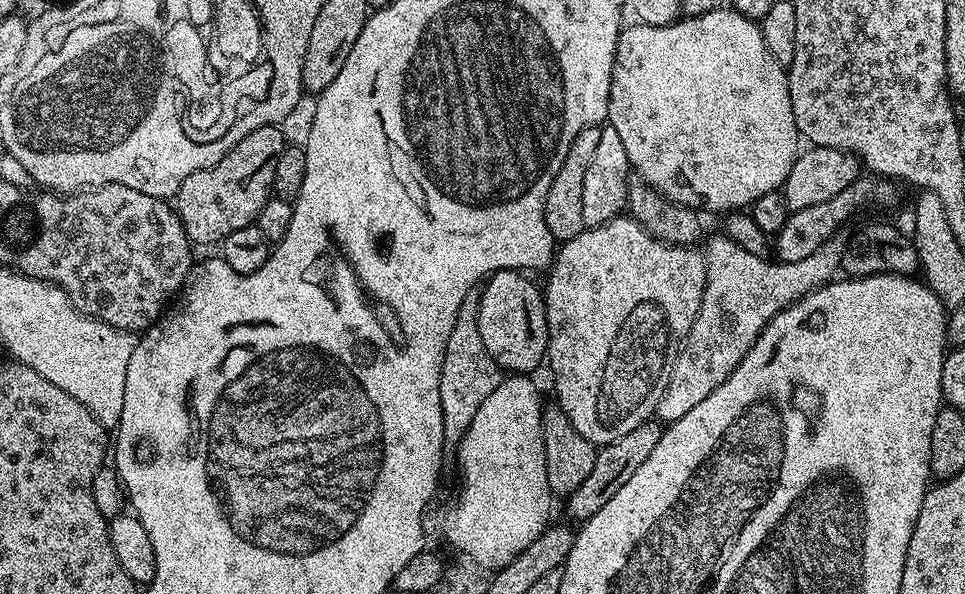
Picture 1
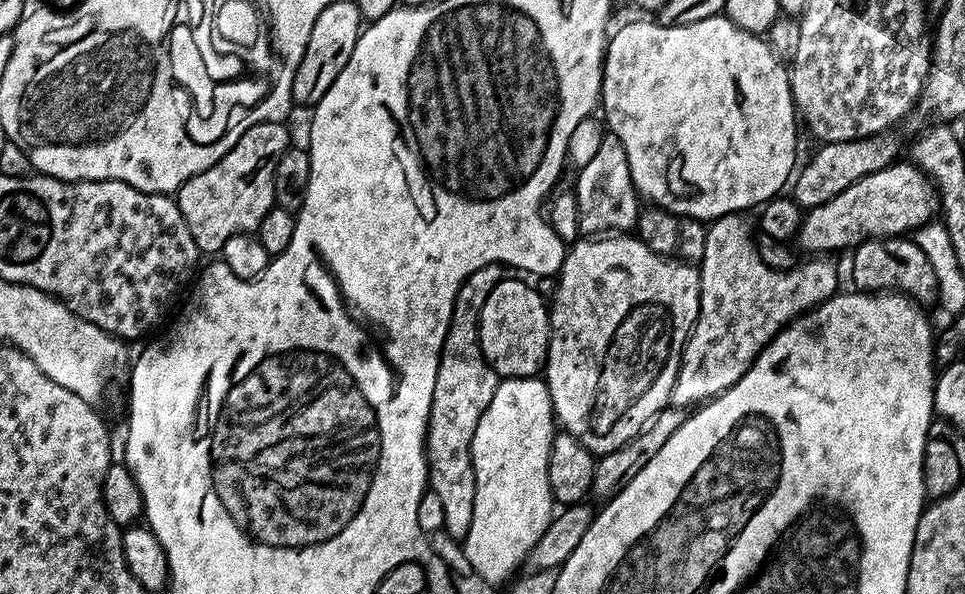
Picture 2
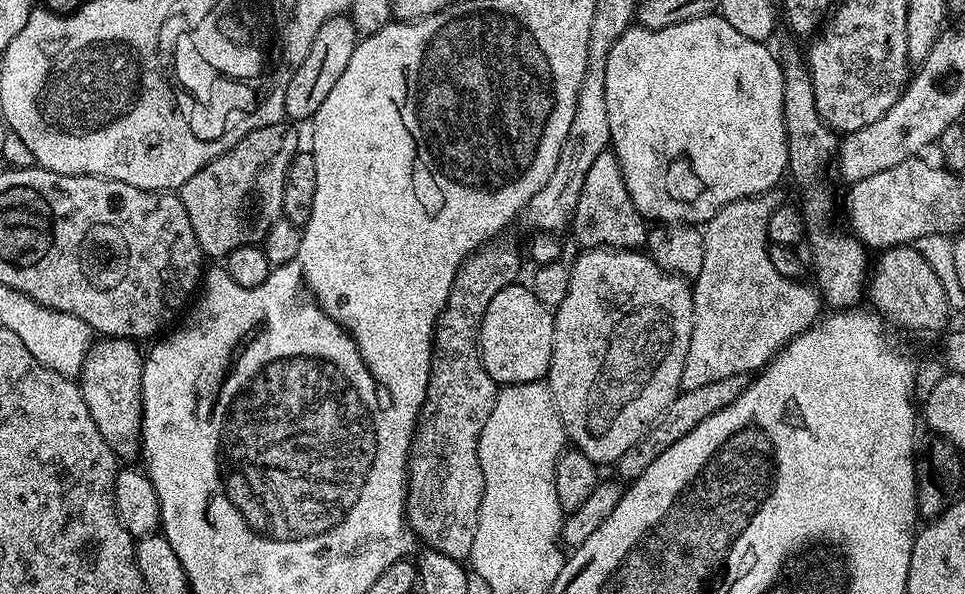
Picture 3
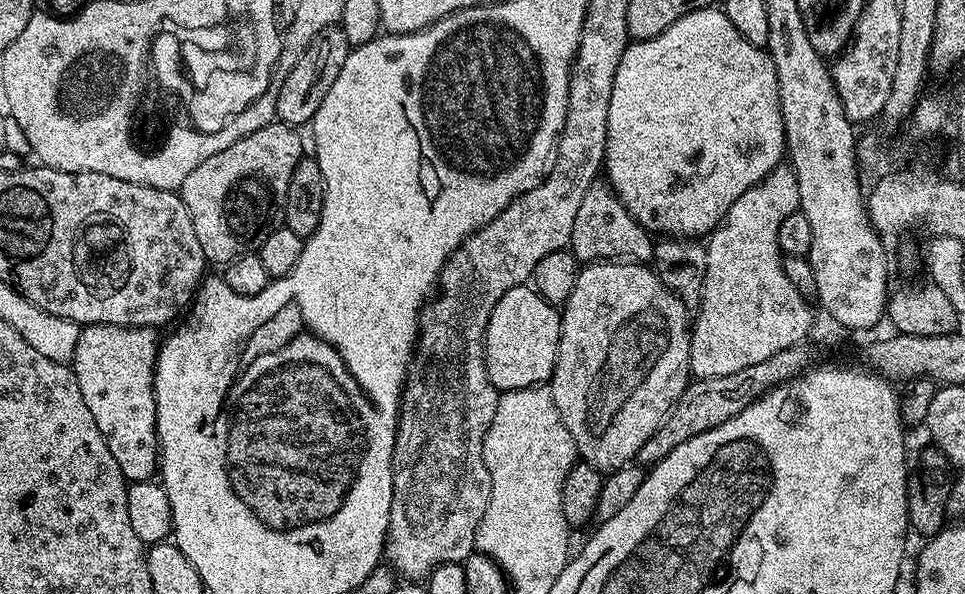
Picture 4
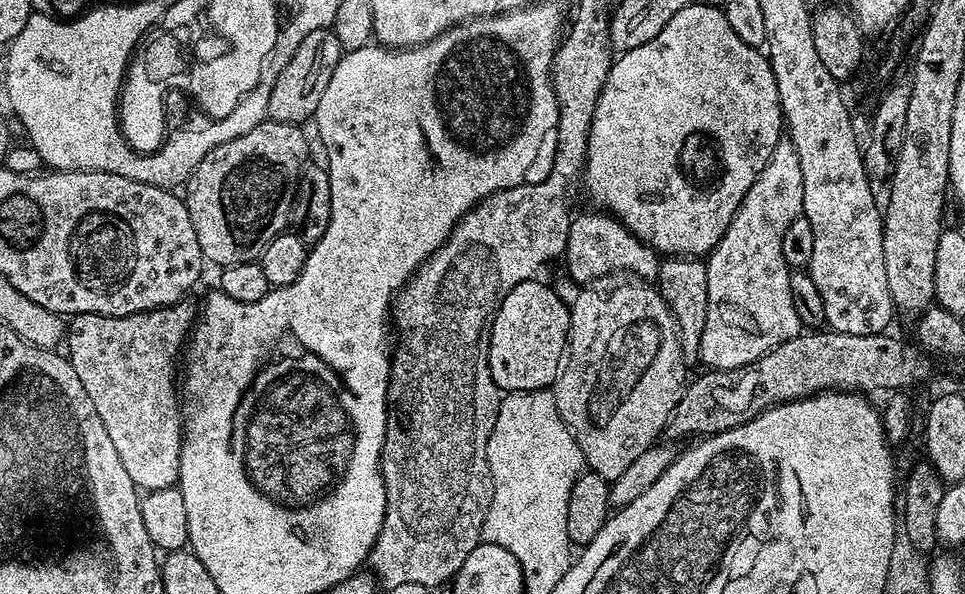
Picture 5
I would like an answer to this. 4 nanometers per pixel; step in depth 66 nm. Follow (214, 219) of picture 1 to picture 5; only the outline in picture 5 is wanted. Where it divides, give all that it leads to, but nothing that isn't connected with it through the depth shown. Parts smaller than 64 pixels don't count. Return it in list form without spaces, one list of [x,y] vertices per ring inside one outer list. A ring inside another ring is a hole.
[[[265,119],[263,124],[254,126],[254,130],[250,130],[250,134],[242,134],[214,150],[210,150],[210,154],[206,154],[206,158],[202,158],[202,162],[198,162],[198,166],[186,181],[186,189],[188,188],[186,203],[190,218],[194,222],[194,230],[198,234],[198,242],[205,261],[212,263],[213,260],[214,263],[220,264],[219,266],[251,264],[259,261],[260,256],[266,250],[266,246],[270,246],[270,242],[274,242],[274,238],[289,227],[288,219],[292,216],[292,203],[296,200],[296,187],[300,184],[300,176],[302,180],[302,173],[305,171],[306,161],[309,159],[309,157],[307,158],[308,140],[304,137],[304,130],[299,124],[283,124],[277,120]]]

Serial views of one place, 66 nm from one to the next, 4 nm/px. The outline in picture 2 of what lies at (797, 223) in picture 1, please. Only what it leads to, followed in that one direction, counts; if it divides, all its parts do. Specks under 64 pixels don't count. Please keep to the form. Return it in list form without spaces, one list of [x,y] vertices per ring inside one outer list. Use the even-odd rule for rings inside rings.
[[[894,162],[874,174],[866,174],[854,186],[846,186],[842,194],[830,198],[830,202],[822,202],[818,206],[807,209],[803,213],[800,229],[797,230],[794,240],[801,253],[806,254],[835,254],[839,248],[845,250],[861,244],[865,238],[883,238],[886,236],[903,236],[905,234],[915,233],[927,222],[931,221],[937,215],[940,207],[940,198],[936,194],[936,188],[932,181],[911,162]]]

